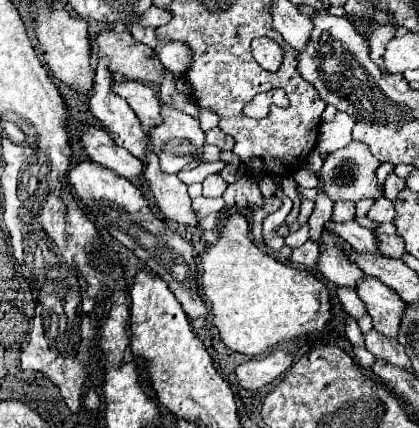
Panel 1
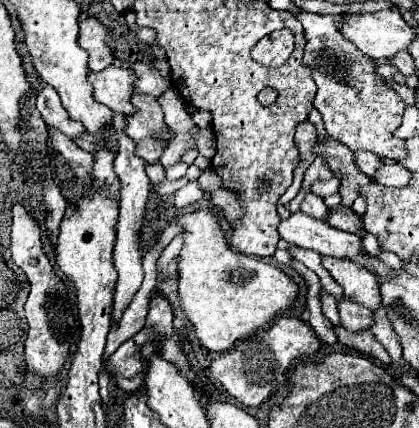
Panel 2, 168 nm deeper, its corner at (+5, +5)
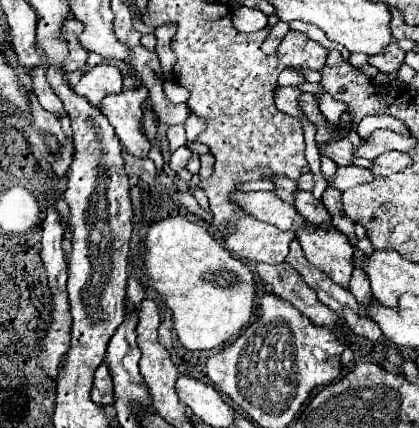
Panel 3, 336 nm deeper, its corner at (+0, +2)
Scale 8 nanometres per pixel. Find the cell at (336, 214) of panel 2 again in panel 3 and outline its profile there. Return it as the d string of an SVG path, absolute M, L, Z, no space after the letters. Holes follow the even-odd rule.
M296 190L296 192L294 192L294 208L296 208L296 212L300 212L300 216L304 216L310 224L320 224L320 226L332 224L332 218L330 218L328 210L324 208L322 200L316 200L310 192Z

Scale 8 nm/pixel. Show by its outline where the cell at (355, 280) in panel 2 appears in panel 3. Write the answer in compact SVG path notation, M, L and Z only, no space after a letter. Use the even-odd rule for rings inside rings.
M310 226L298 228L296 238L304 250L304 256L322 272L330 276L336 284L342 288L348 286L348 280L352 276L352 246L348 238L336 228L322 228L322 226Z

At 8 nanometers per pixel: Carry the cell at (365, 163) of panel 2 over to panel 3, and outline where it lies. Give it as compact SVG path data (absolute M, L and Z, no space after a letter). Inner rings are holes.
M354 128L350 130L350 134L338 142L326 142L326 144L316 144L320 156L328 156L330 160L334 160L336 164L342 166L350 166L352 164L352 150L360 144L360 136L354 132Z

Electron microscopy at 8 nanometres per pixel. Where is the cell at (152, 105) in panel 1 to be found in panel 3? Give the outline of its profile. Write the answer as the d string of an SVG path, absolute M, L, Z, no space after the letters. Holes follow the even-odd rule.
M96 64L74 86L78 96L86 96L90 104L98 106L104 96L118 94L122 90L122 74L112 64Z

